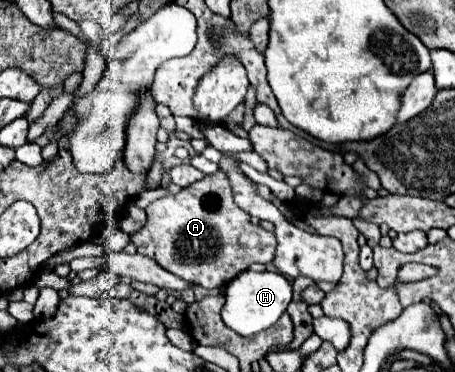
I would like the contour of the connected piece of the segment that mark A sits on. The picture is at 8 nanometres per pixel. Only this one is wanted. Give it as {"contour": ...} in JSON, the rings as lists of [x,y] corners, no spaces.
{"contour":[[[222,170],[204,176],[202,180],[182,188],[174,196],[154,200],[152,204],[146,206],[146,214],[148,214],[148,222],[144,224],[144,228],[140,228],[130,236],[132,244],[140,254],[156,260],[164,270],[172,272],[178,278],[184,278],[186,282],[194,282],[204,288],[218,288],[230,282],[242,270],[246,270],[252,262],[268,264],[274,260],[274,250],[276,250],[274,232],[264,230],[260,224],[252,224],[250,216],[246,216],[244,210],[236,206],[232,198],[230,182]]]}

